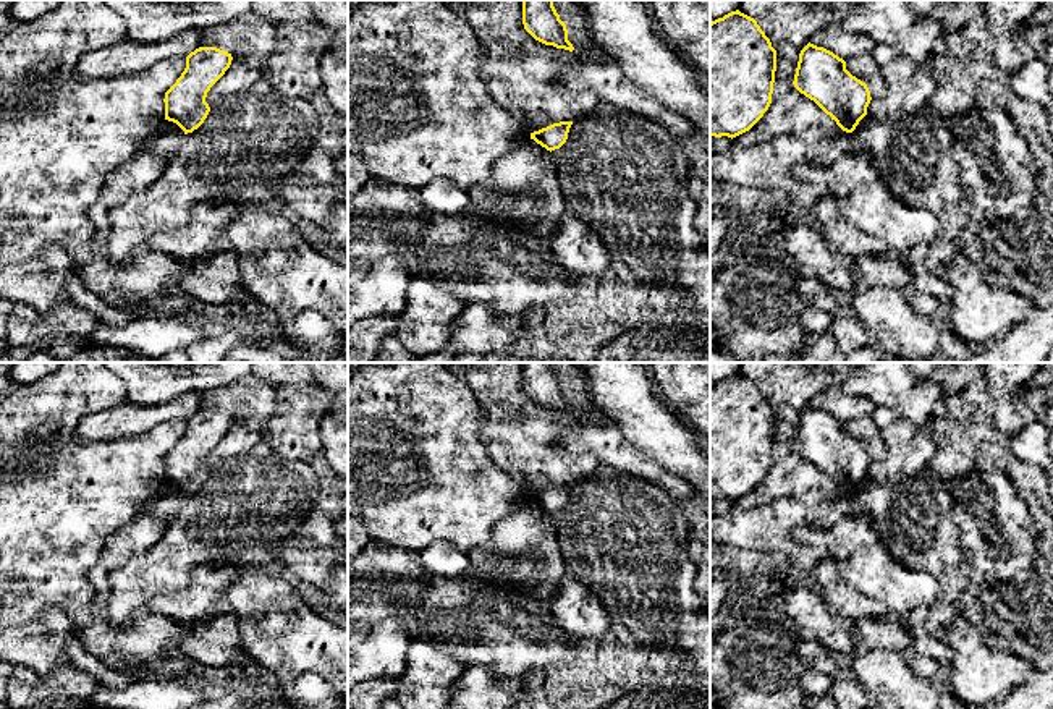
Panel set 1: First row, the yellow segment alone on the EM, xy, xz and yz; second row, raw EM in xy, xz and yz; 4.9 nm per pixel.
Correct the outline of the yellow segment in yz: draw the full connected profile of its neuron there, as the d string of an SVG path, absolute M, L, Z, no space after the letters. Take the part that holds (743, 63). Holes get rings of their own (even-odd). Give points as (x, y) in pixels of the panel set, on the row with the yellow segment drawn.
M739 10L710 23L710 136L736 138L749 131L772 104L776 50L757 21Z

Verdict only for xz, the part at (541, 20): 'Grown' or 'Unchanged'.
Unchanged

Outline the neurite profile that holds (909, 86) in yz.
M875 44L872 57L885 79L886 94L870 100L867 115L878 121L888 121L927 108L938 84L925 65L919 65L883 44Z

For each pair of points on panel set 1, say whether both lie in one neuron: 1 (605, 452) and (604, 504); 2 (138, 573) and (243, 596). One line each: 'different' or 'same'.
1: different
2: different

